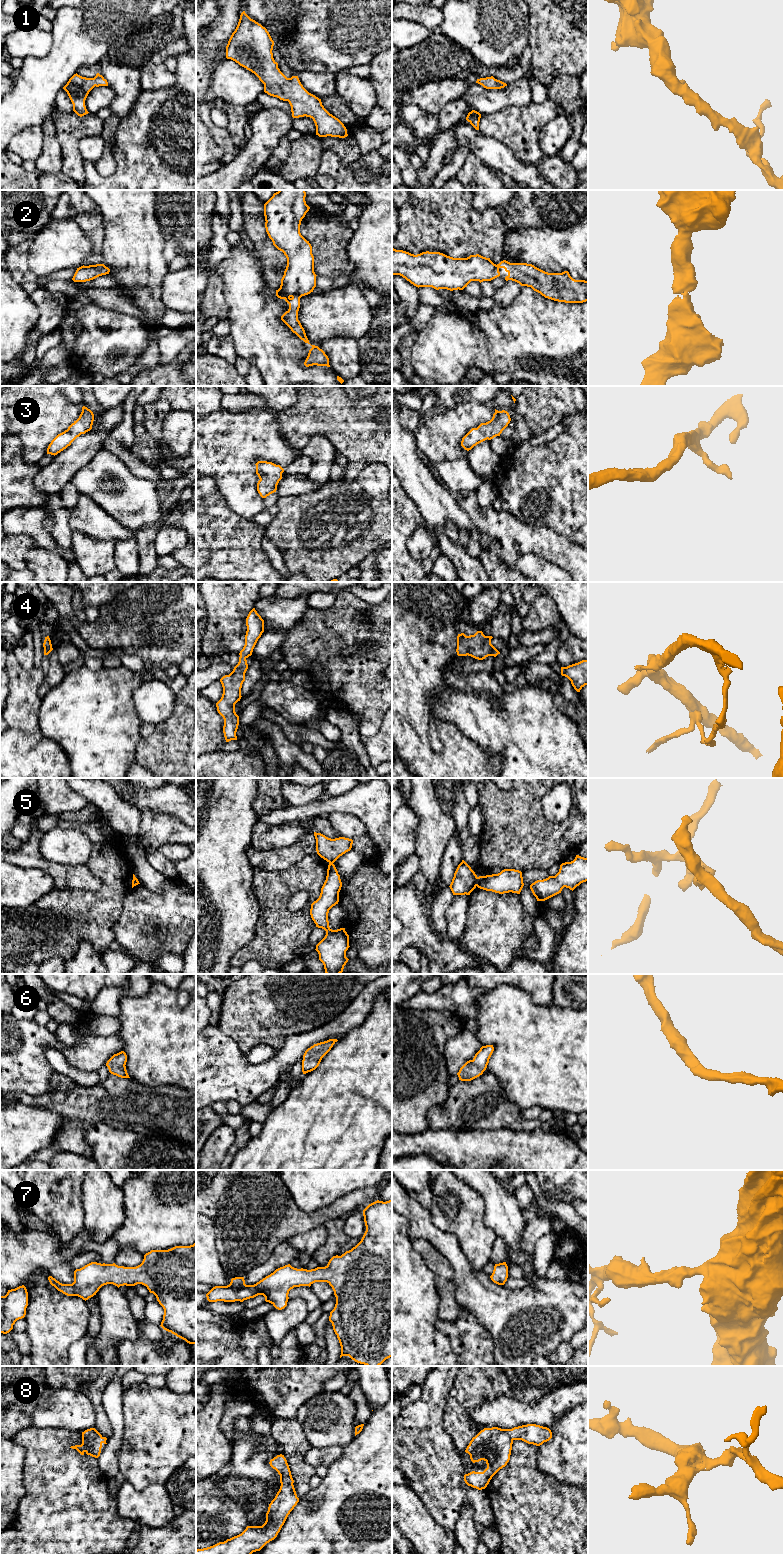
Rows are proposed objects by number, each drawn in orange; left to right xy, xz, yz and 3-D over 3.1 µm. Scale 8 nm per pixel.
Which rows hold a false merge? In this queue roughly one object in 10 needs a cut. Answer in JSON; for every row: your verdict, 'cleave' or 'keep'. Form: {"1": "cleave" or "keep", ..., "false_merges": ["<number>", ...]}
{"1": "keep", "2": "keep", "3": "keep", "4": "keep", "5": "cleave", "6": "keep", "7": "keep", "8": "keep", "false_merges": ["5"]}

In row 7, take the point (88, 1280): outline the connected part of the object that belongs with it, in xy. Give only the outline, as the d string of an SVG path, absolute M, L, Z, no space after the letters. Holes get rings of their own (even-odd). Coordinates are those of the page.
M196 1242L190 1246L175 1246L168 1250L151 1250L144 1255L142 1263L136 1267L91 1262L74 1271L74 1282L62 1284L52 1276L48 1277L52 1286L67 1296L78 1296L83 1300L96 1295L107 1284L135 1286L142 1284L153 1293L164 1309L161 1327L185 1340L196 1344Z

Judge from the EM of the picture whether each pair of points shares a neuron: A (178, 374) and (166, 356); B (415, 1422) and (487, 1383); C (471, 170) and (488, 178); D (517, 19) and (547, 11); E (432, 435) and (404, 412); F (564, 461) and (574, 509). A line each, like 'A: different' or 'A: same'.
A: different
B: different
C: same
D: different
E: different
F: same

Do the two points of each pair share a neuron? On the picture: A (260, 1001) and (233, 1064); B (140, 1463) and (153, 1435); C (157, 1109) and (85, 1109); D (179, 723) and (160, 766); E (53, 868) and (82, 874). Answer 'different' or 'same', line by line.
A: different
B: same
C: same
D: same
E: same

